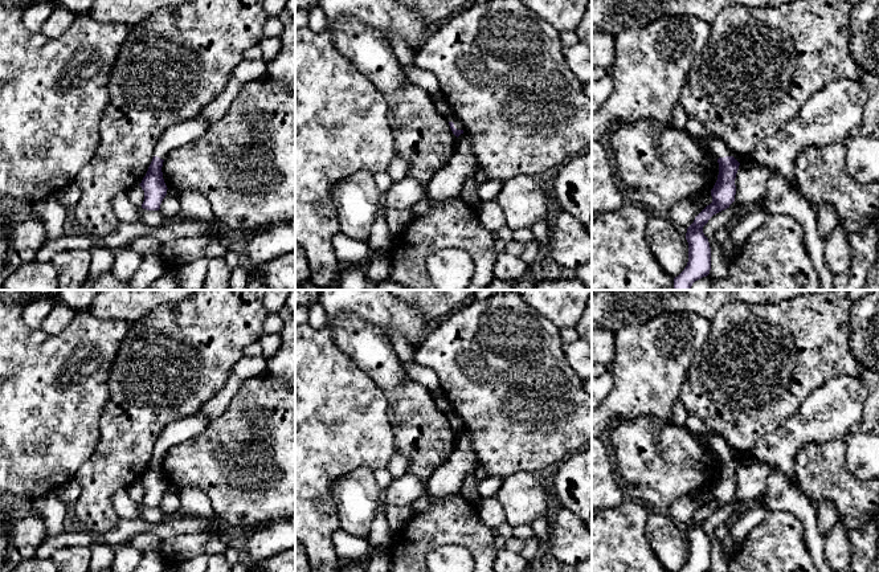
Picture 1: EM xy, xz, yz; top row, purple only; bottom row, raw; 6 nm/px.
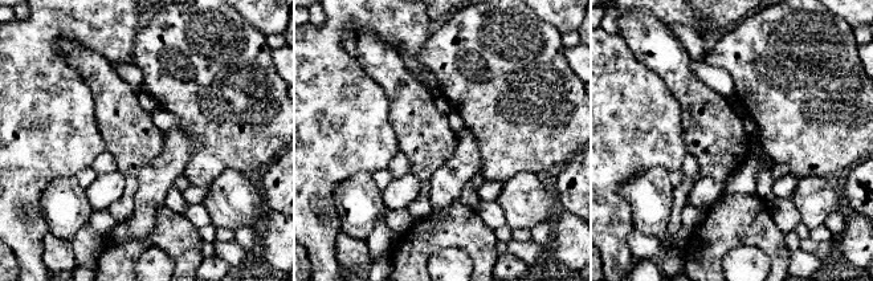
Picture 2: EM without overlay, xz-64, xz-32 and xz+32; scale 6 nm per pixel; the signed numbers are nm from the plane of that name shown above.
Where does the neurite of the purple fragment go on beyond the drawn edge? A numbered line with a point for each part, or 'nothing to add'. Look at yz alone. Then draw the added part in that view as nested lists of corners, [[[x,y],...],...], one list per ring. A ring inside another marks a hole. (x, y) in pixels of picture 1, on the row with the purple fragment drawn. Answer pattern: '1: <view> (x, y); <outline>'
1: yz (718, 147); [[[708,136],[708,140],[710,140],[710,151],[714,154],[716,159],[731,156],[729,150],[720,138]]]

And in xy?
1: xy (174, 137); [[[200,113],[197,117],[175,124],[169,127],[159,139],[154,156],[160,159],[165,159],[165,156],[181,143],[191,142],[193,139],[200,138],[205,134],[207,128],[209,127],[209,122],[207,118]]]

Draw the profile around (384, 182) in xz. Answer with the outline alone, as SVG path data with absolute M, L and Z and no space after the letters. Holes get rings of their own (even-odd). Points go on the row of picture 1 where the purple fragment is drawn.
M387 171L372 175L380 192L387 192L392 187L393 180Z

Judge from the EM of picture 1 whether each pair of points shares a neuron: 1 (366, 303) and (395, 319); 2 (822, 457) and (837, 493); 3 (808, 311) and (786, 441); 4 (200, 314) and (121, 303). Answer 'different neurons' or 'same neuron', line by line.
1: same neuron
2: same neuron
3: different neurons
4: different neurons

